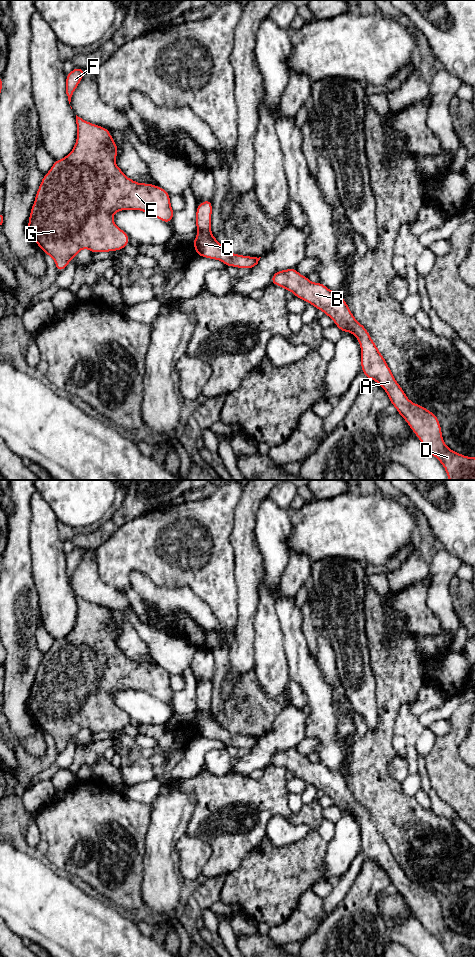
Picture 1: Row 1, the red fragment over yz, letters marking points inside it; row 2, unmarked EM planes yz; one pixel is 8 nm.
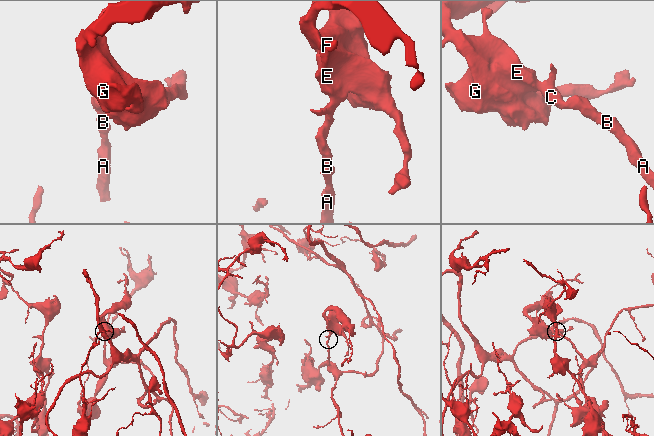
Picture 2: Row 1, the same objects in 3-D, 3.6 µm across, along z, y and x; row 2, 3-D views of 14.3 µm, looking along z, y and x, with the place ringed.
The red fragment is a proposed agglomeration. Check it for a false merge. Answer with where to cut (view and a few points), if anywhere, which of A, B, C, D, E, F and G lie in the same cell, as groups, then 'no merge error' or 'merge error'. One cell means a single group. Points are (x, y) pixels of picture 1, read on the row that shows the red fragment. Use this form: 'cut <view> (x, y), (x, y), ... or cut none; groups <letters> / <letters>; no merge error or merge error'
cut none; groups A B C D E F G; no merge error

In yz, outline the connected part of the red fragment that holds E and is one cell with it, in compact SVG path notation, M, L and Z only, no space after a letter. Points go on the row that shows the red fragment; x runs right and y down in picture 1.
M77 115L76 124L77 140L74 148L63 159L54 161L50 171L43 175L28 220L28 231L31 237L46 256L53 257L58 272L62 272L83 248L95 254L119 251L129 244L129 235L113 221L112 217L117 211L141 210L167 224L173 221L174 216L170 195L165 189L150 183L140 184L131 180L116 165L118 145L107 128L87 122Z

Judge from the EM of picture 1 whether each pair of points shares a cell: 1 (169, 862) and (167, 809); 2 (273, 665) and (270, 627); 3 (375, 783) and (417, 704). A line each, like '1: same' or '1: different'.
1: same
2: same
3: different

